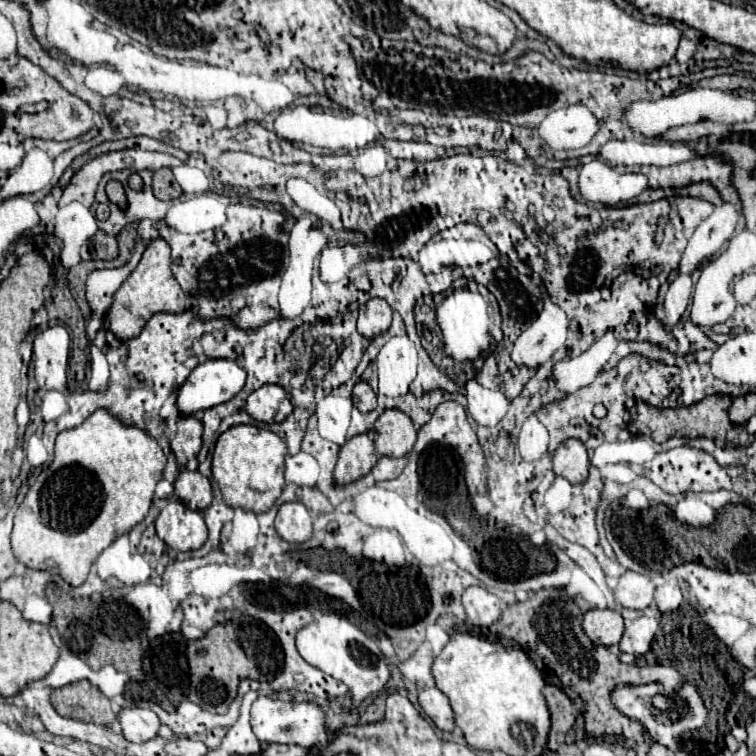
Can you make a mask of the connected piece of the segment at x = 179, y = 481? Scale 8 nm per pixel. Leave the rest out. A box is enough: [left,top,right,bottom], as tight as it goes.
[175,469,213,511]

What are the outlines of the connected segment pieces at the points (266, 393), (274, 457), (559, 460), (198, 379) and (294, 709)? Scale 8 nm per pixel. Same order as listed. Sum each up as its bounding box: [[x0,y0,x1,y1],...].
[[245,385,293,423],[211,425,285,513],[553,439,589,483],[177,359,247,415],[251,695,327,747]]

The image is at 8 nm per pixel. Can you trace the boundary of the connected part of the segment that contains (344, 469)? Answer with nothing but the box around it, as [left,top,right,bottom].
[335,433,377,485]

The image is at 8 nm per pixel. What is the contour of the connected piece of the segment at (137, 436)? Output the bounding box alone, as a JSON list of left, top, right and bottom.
[11,409,167,587]

